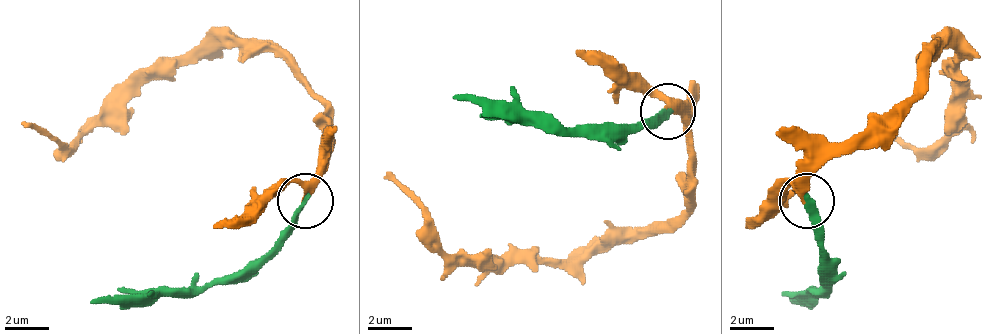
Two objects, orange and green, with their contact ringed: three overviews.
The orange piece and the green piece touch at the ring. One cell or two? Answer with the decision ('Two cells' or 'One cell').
One cell

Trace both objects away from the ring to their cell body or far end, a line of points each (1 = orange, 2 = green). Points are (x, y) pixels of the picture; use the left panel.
1: (304, 202), (326, 169), (326, 108), (270, 53), (243, 53), (215, 47), (155, 58), (66, 147), (22, 125)
2: (304, 202), (270, 246), (237, 274), (138, 290), (127, 301), (88, 301)

